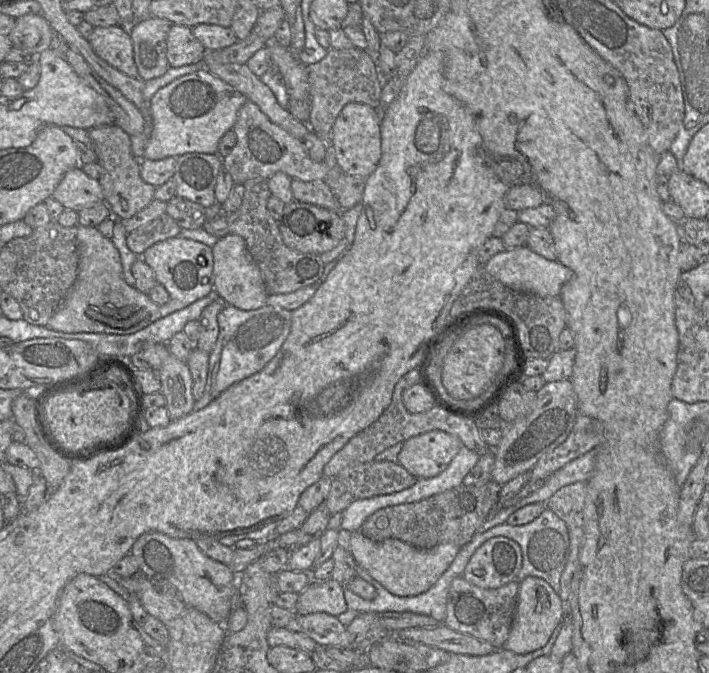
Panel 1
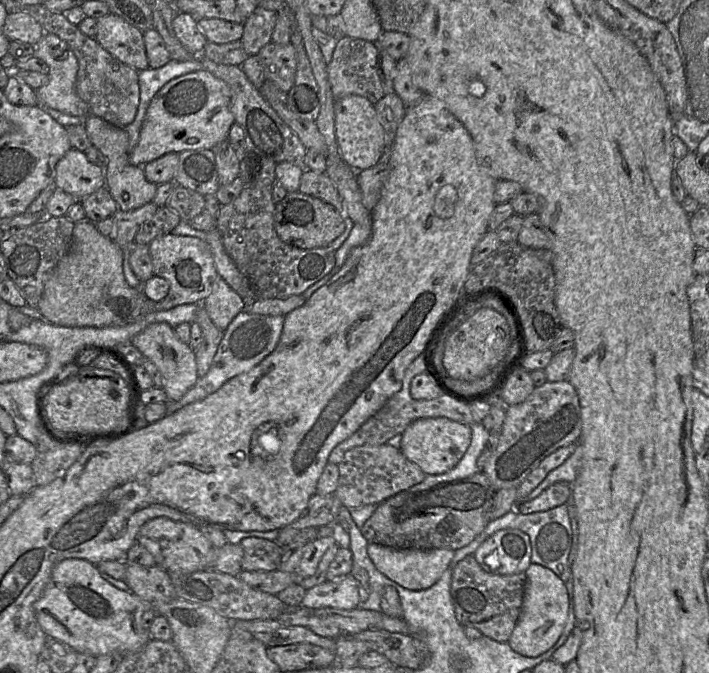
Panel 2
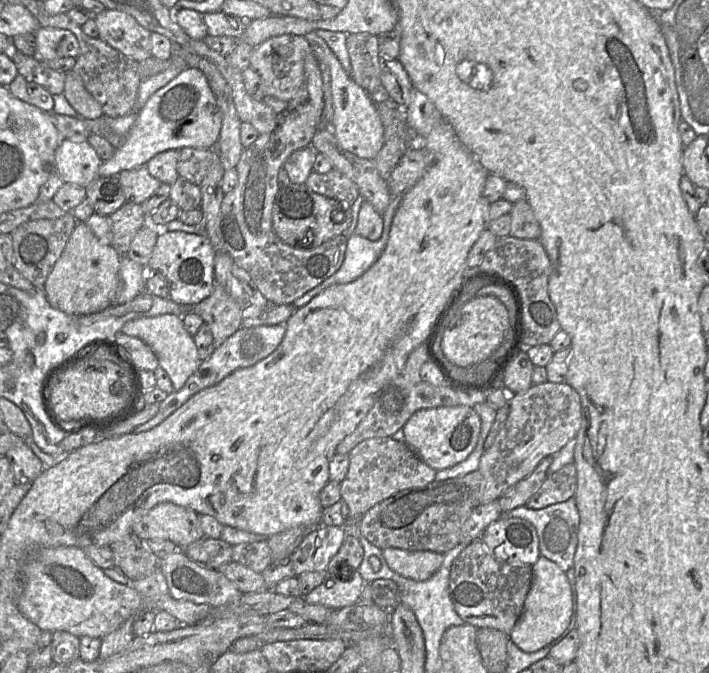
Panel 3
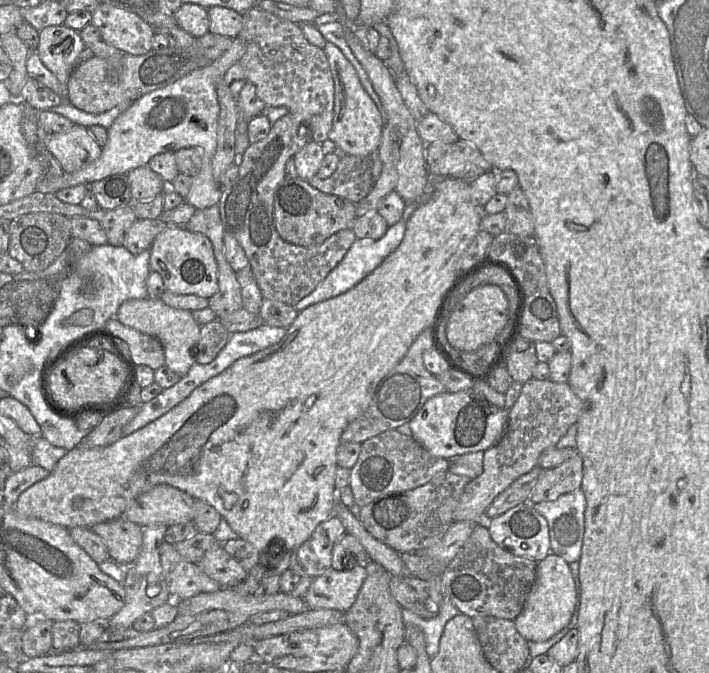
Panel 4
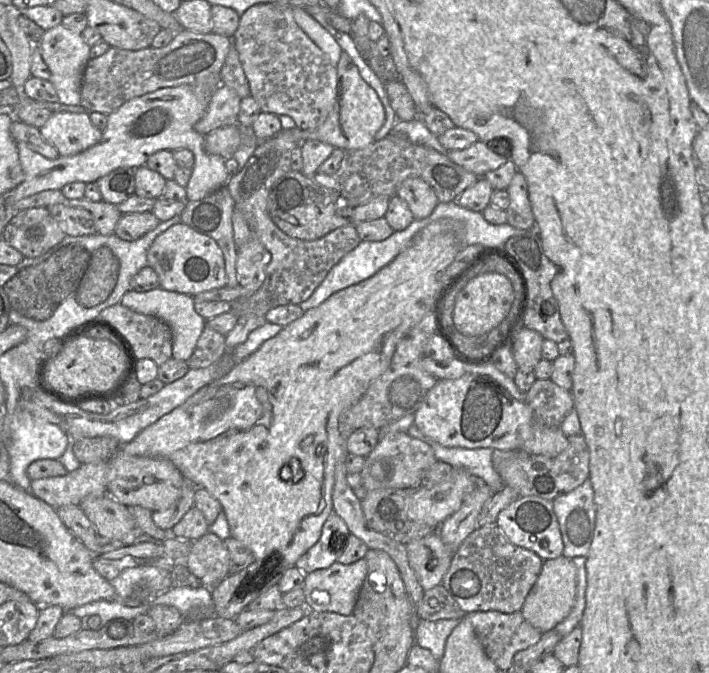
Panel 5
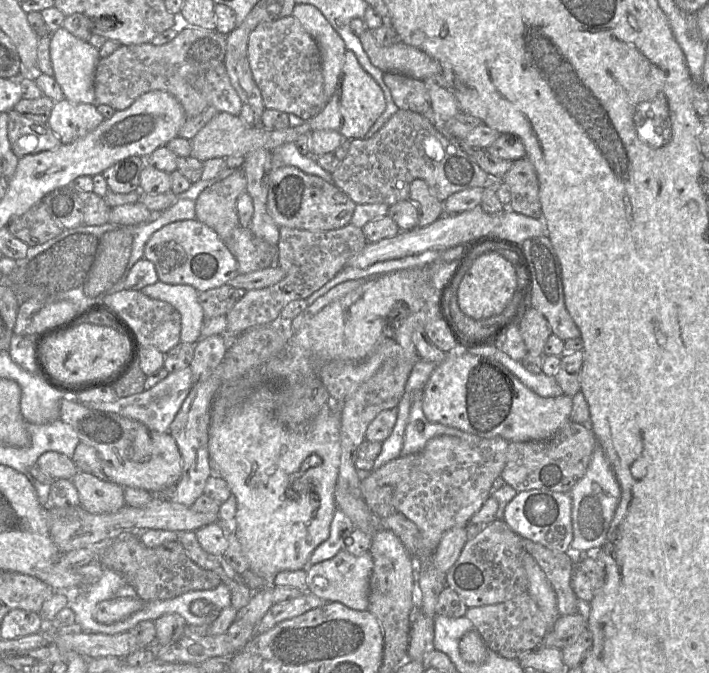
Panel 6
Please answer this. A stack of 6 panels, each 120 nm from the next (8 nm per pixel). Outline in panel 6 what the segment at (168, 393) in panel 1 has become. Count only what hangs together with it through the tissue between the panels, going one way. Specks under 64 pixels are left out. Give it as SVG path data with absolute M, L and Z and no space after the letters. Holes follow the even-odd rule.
M161 281L140 290L146 296L175 307L181 315L180 340L196 344L201 338L205 315L198 301L198 291L185 284L167 284Z

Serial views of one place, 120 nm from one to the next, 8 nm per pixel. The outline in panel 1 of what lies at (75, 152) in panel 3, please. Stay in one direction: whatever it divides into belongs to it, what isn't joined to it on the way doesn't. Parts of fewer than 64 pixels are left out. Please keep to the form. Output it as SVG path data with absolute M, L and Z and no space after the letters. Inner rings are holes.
M80 167L70 169L55 188L52 197L65 209L80 211L82 208L103 200L99 180L86 175Z

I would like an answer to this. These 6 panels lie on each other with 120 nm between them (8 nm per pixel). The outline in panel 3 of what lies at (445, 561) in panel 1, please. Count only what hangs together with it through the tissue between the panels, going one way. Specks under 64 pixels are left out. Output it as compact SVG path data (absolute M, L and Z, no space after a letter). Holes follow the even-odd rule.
M393 547L383 549L382 553L390 569L415 581L429 579L441 566L444 557L433 551L409 551Z

